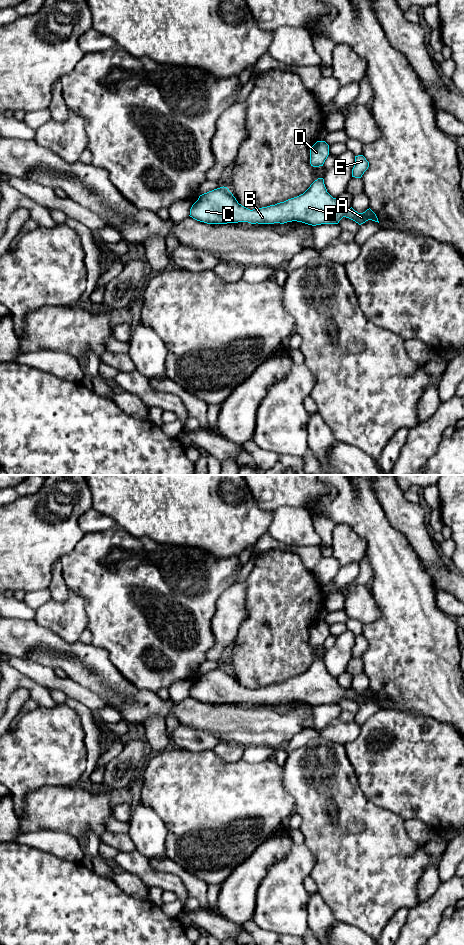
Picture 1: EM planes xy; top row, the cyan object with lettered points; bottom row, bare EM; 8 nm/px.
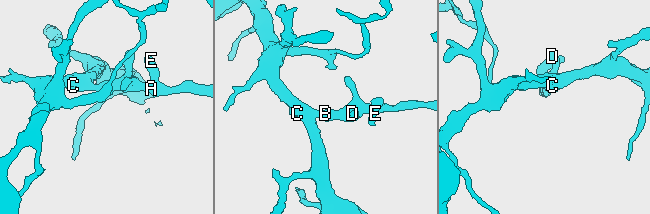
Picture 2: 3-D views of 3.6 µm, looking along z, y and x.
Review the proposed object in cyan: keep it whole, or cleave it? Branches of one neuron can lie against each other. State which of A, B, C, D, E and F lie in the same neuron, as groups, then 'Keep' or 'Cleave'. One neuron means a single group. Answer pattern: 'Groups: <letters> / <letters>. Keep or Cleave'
Groups: A B C D E F. Keep

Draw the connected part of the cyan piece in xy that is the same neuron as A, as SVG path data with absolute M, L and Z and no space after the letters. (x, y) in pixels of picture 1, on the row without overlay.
M323 658L315 660L297 677L253 690L239 684L229 669L223 666L200 675L192 685L189 696L207 704L284 704L297 701L316 706L338 704L343 697L359 705L368 700L379 703L376 694L370 688L358 693L352 687L341 687L337 679L327 672Z

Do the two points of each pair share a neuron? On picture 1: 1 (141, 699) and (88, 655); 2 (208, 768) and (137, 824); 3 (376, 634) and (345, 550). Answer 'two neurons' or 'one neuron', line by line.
1: one neuron
2: two neurons
3: two neurons

